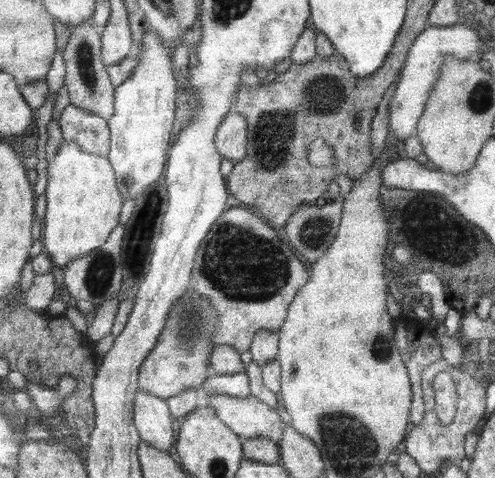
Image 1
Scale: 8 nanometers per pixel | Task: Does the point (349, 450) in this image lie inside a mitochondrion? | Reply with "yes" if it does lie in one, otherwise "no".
yes

